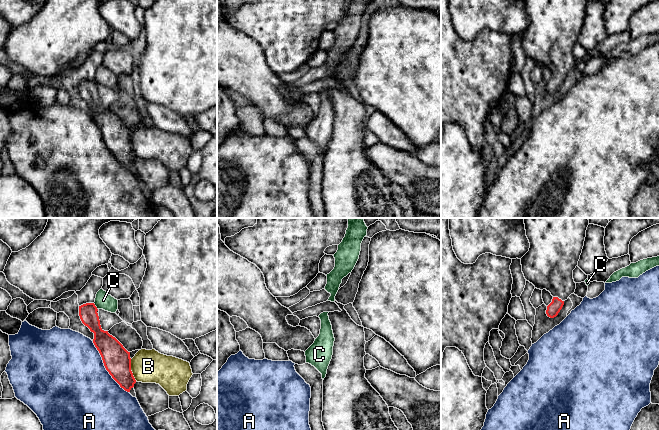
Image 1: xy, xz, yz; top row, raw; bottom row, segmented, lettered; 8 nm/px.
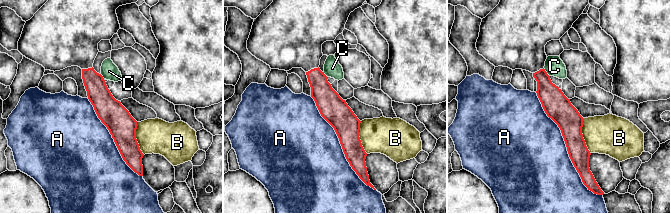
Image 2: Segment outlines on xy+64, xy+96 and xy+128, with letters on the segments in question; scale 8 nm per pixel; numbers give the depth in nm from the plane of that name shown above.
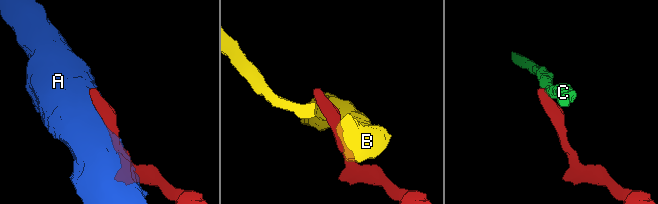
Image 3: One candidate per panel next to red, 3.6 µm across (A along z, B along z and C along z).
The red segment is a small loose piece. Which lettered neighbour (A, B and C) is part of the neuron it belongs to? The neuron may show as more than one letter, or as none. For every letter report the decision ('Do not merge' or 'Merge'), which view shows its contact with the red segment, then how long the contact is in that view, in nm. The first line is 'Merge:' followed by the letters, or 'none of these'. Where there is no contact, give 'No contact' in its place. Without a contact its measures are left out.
Merge: none of these
A: Do not merge. Touches red in xy. Shared border 500 nm
B: Do not merge. Touches red in xy. Shared border 180 nm
C: Do not merge. Touches red in xy. Shared border 70 nm

